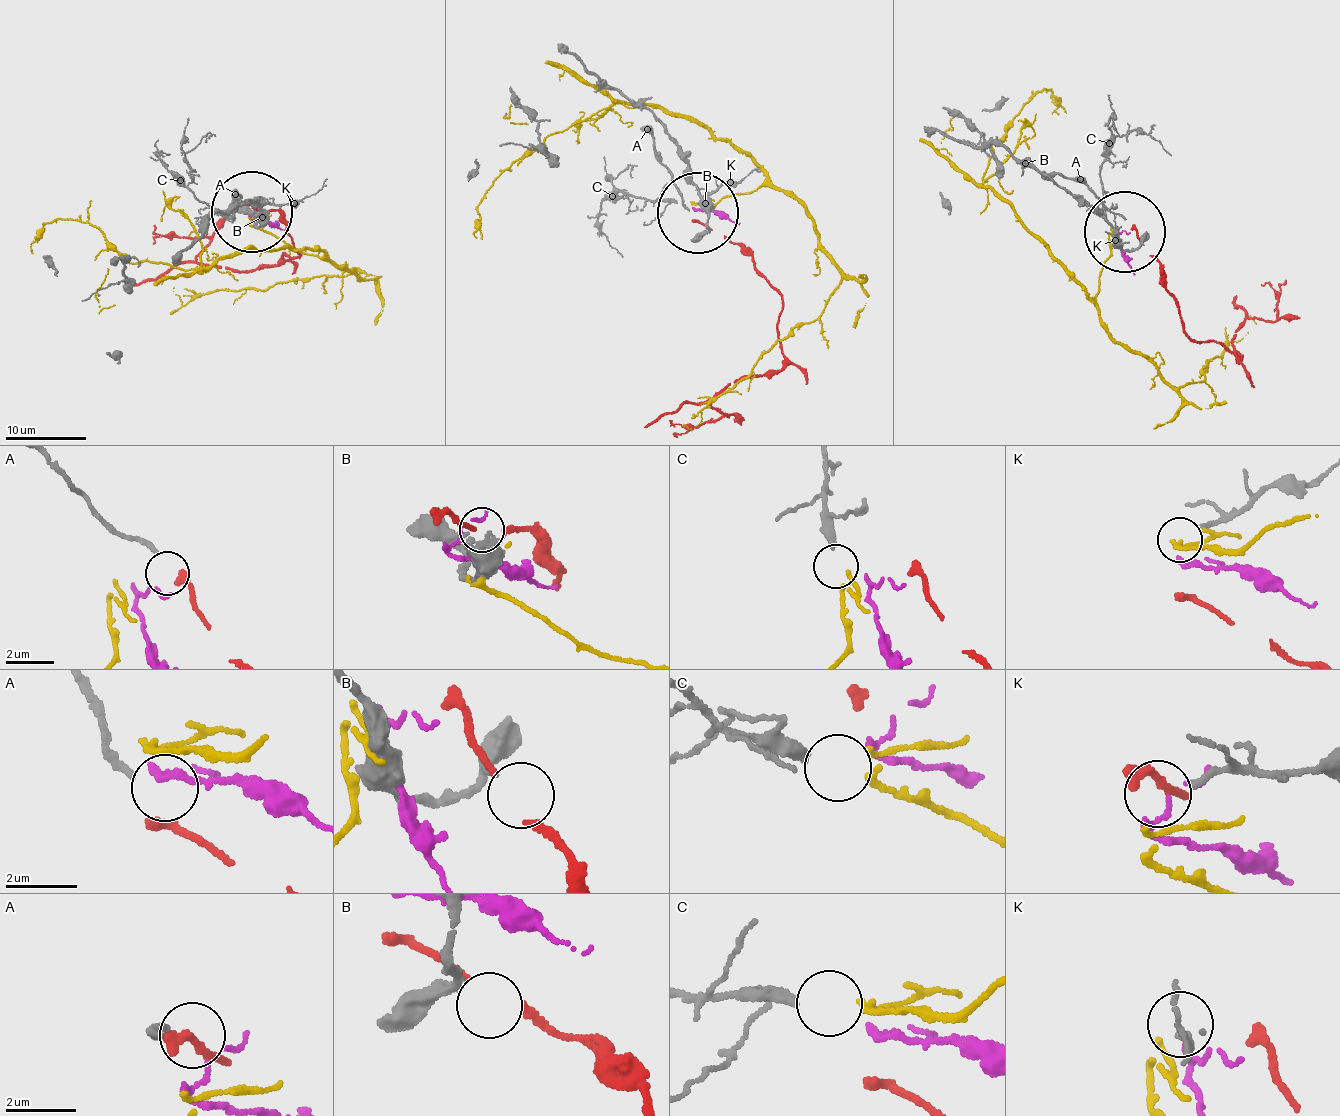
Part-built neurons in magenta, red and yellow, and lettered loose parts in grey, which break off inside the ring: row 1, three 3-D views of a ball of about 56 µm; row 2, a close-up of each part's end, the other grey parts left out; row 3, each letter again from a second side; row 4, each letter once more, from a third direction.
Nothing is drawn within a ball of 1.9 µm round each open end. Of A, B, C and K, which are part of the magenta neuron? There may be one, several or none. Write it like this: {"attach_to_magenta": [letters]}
{"attach_to_magenta": []}

